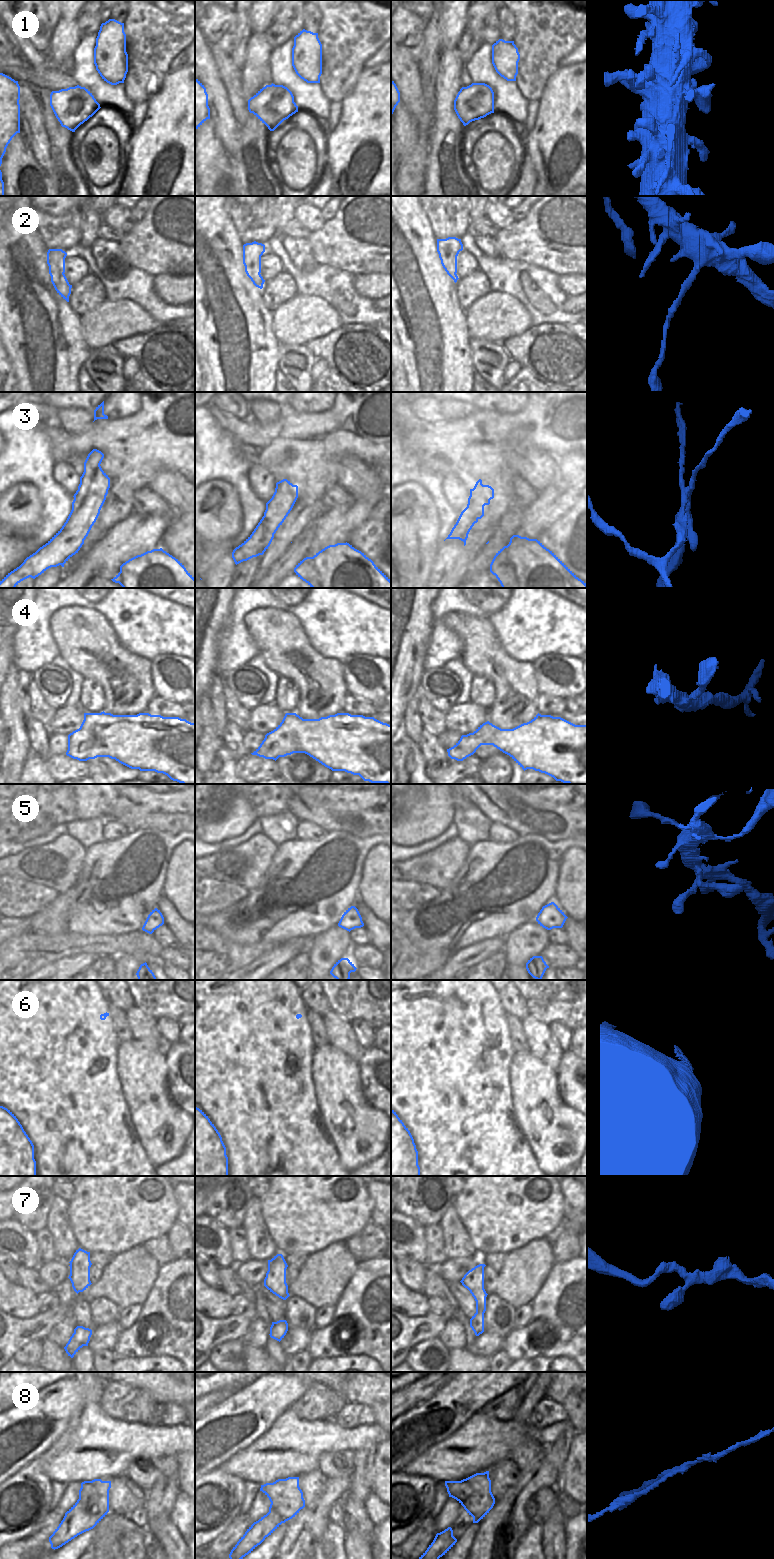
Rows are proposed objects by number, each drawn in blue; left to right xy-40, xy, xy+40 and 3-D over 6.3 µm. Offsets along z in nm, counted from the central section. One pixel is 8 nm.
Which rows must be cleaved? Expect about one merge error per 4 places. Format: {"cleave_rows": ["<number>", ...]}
{"cleave_rows": ["2", "3", "8"]}

